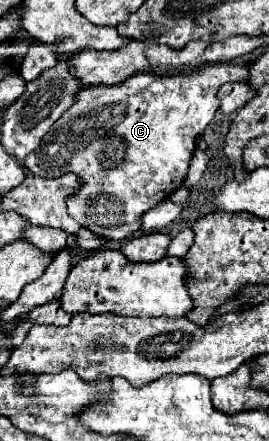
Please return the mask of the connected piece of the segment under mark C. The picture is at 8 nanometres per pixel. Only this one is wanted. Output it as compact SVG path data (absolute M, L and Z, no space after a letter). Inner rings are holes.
M209 64L209 66L201 66L199 70L191 72L191 74L173 74L173 76L157 76L157 74L133 74L131 78L127 78L121 84L115 86L87 86L79 96L77 102L53 124L53 128L47 132L47 136L43 136L41 144L37 150L33 150L25 162L23 168L27 174L63 174L63 172L73 172L75 176L79 176L79 190L75 190L69 198L67 198L67 208L69 208L69 216L73 220L79 222L79 226L91 230L93 234L97 234L99 238L105 240L125 240L127 236L131 236L133 232L137 232L141 228L143 222L143 214L147 210L151 210L153 206L157 206L159 202L167 200L185 180L187 174L187 166L189 160L193 156L193 150L197 146L199 136L203 134L203 130L207 128L207 124L213 120L217 108L219 108L219 98L217 92L225 82L247 82L247 72L249 72L249 64L237 66L237 64Z

